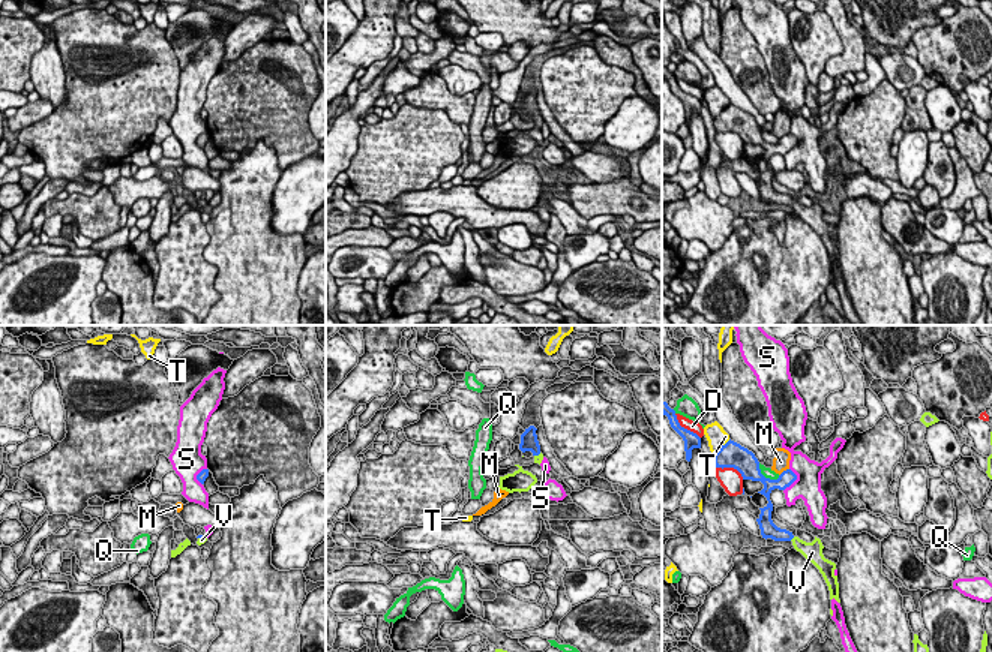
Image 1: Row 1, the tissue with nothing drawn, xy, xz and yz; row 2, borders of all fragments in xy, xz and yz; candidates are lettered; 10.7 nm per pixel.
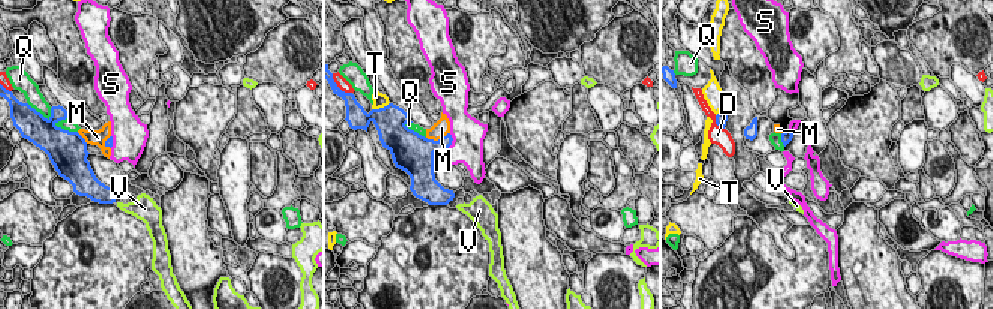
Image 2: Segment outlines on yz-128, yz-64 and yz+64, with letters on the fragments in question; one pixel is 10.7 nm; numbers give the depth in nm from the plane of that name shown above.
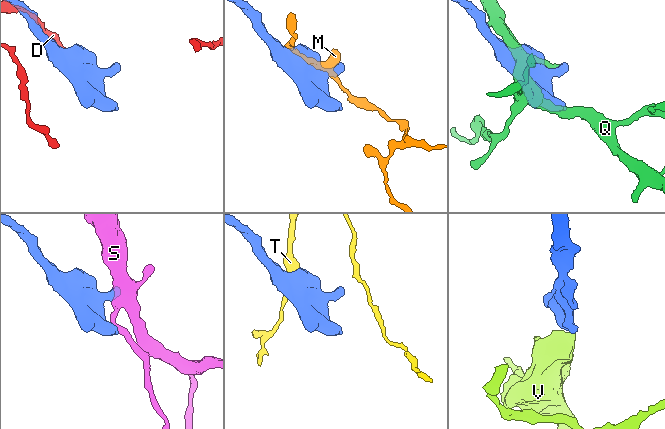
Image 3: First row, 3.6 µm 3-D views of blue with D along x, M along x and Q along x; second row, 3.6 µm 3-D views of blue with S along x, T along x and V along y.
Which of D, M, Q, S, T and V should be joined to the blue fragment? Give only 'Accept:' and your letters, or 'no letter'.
Accept: V

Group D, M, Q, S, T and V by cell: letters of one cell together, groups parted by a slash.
D / M / Q / S / T / V

